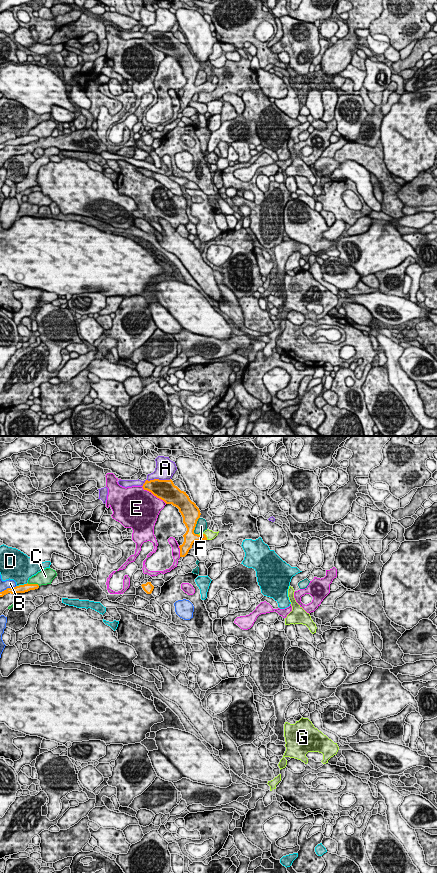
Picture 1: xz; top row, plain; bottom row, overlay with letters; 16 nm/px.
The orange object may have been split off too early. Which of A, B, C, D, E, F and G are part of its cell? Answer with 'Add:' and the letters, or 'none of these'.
Add: G

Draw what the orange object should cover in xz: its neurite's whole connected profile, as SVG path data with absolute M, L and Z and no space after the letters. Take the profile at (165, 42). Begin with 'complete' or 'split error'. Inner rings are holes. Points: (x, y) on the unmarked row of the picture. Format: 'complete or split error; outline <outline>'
split error; outline M171 31L146 32L142 39L144 42L151 44L157 50L163 52L166 56L172 56L179 61L183 69L183 75L187 80L186 85L183 87L184 94L179 98L180 109L185 109L188 106L194 94L212 92L218 87L219 83L213 84L209 81L199 86L194 85L197 73L201 67L200 62L196 56L190 52L186 44L181 43L175 38Z

